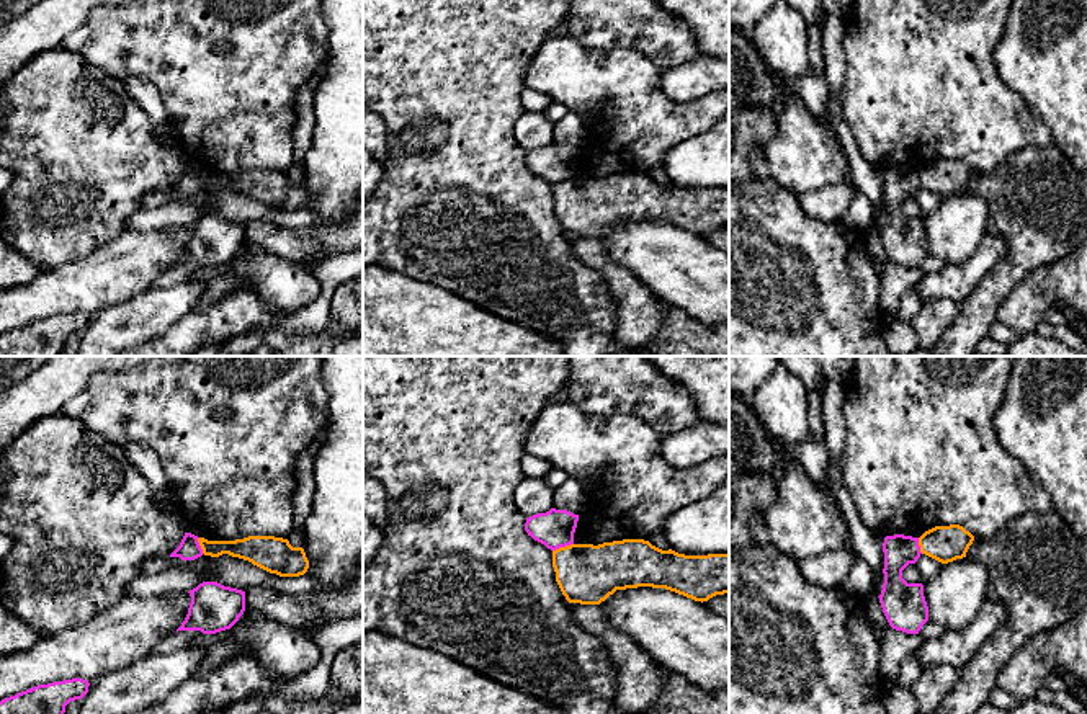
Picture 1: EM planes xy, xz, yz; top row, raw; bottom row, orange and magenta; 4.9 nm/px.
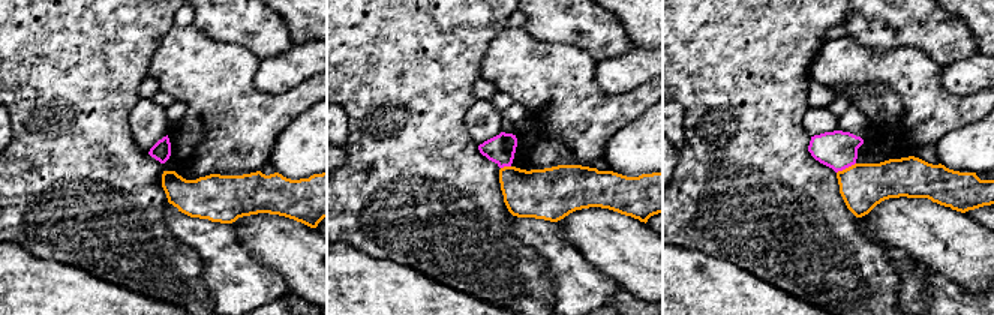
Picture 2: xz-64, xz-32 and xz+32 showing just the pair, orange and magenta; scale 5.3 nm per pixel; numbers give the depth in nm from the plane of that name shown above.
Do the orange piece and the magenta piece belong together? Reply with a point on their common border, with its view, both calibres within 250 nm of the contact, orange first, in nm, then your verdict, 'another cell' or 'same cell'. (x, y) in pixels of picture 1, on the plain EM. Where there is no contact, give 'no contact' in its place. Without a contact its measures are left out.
xz (563, 182) | 300/190 nm | another cell

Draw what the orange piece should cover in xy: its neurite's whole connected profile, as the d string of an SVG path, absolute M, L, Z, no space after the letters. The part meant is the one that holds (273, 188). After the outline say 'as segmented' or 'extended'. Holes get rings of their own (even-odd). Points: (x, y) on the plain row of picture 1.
M248 170L235 175L208 175L198 172L204 190L229 188L280 211L299 211L309 203L302 181L293 181L288 173L275 170Z; as segmented

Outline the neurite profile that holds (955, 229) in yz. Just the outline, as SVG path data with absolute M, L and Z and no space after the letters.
M963 191L943 198L938 208L924 219L928 255L942 258L945 265L956 265L969 260L987 235L987 221L989 204L982 196Z

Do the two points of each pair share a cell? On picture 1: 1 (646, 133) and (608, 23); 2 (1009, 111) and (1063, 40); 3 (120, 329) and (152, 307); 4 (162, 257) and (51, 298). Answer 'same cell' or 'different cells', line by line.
1: different cells
2: different cells
3: same cell
4: same cell

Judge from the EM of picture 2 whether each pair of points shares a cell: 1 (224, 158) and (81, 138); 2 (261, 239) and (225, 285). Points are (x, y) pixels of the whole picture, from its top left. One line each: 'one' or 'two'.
1: two
2: two

